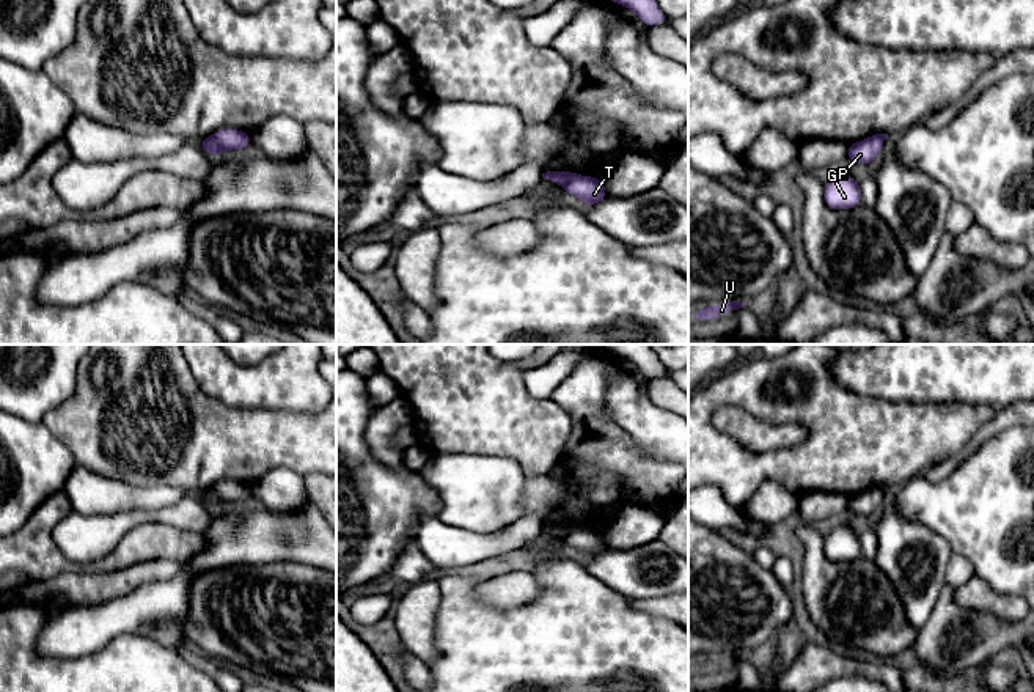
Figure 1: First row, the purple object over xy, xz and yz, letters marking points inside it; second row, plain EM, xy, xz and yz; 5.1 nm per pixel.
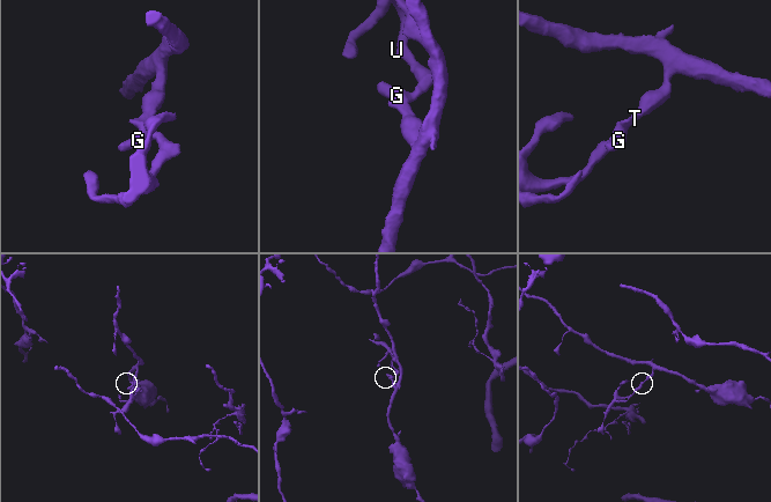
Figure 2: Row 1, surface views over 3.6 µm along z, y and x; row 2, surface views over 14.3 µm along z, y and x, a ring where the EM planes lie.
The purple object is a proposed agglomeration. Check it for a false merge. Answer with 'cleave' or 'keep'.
cleave

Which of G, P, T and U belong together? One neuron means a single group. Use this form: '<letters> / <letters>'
G P U / T

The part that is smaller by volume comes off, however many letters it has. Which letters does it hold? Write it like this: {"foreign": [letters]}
{"foreign": ["G", "P", "U"]}

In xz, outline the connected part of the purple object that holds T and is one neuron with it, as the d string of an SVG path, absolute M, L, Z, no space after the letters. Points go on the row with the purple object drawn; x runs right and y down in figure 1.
M577 176L564 186L564 190L583 200L586 206L597 204L608 197L603 182L594 176Z

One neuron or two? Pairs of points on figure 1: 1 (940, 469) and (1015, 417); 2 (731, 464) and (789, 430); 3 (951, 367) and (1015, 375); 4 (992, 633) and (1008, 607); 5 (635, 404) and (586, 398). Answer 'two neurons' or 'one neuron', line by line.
1: one neuron
2: two neurons
3: one neuron
4: two neurons
5: two neurons

